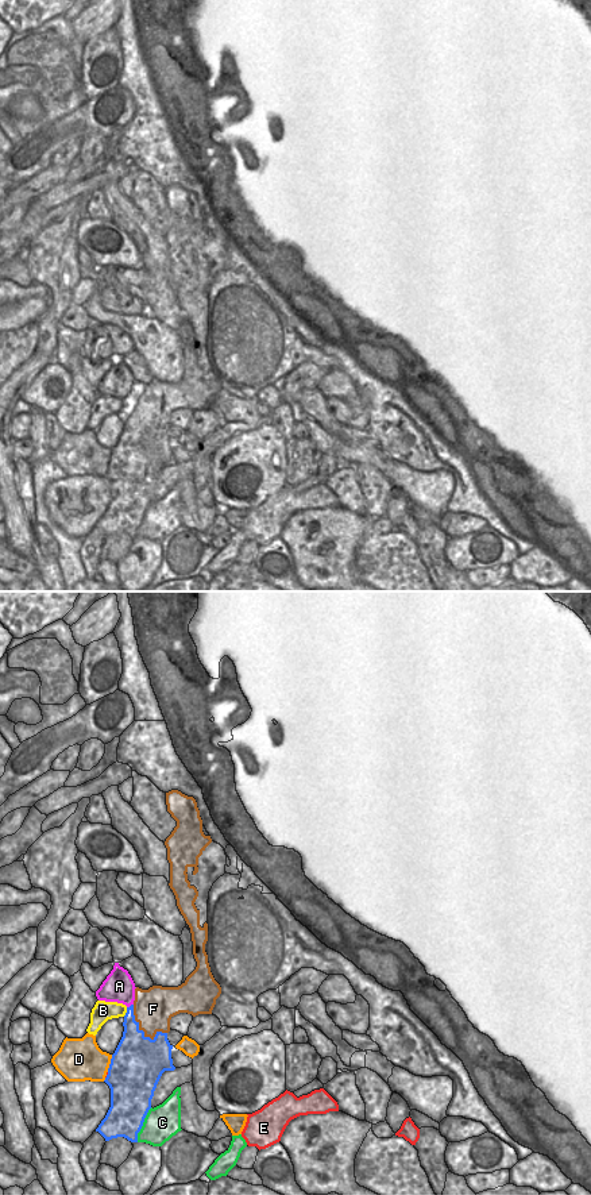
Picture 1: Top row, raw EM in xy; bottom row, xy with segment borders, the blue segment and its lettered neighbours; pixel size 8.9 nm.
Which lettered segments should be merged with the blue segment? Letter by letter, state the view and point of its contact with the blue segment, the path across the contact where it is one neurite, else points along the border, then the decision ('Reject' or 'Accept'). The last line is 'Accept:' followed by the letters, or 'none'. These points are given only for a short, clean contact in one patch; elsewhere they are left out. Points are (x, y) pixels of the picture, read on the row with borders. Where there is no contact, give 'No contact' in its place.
A: Touches blue at xy (131, 1005). Boundary: xy (132, 1003), (127, 1007). Reject
B: Touches blue at xy (127, 1012). Reject
C: Touches blue at xy (142, 1125). Reject
D: Touches blue at xy (111, 1063). Reject
E: Touches blue at xy (107, 1075). Reject
F: Touches blue at xy (142, 1030). Path across: xy (136, 1057), (142, 1030), (153, 1009). Accept
Accept: F.

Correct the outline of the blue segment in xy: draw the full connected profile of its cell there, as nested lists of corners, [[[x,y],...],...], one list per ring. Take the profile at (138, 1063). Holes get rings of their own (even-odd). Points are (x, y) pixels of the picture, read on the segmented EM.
[[[178,790],[166,793],[167,812],[177,826],[166,839],[170,863],[170,888],[177,906],[190,928],[196,970],[178,987],[152,986],[135,988],[135,1001],[124,1015],[123,1037],[112,1055],[105,1083],[111,1088],[111,1107],[96,1132],[105,1141],[124,1137],[138,1142],[151,1099],[165,1071],[174,1071],[173,1045],[167,1040],[170,1019],[188,1013],[212,1014],[221,994],[208,963],[205,944],[208,924],[200,926],[200,910],[194,902],[198,891],[188,880],[188,868],[198,872],[198,857],[212,843],[202,832],[202,820],[197,802]]]

